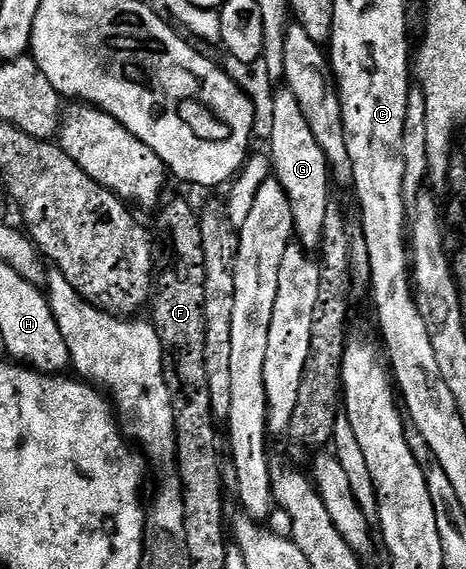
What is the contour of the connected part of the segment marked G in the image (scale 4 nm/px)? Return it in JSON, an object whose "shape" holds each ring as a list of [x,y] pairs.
{"shape":[[[281,88],[274,96],[274,127],[273,133],[267,141],[270,148],[269,159],[276,180],[281,182],[282,188],[289,198],[290,209],[293,212],[295,233],[298,243],[306,251],[313,252],[322,245],[325,216],[331,207],[329,201],[329,186],[331,187],[330,168],[324,151],[317,145],[309,122],[301,112],[297,98],[288,88]]]}

